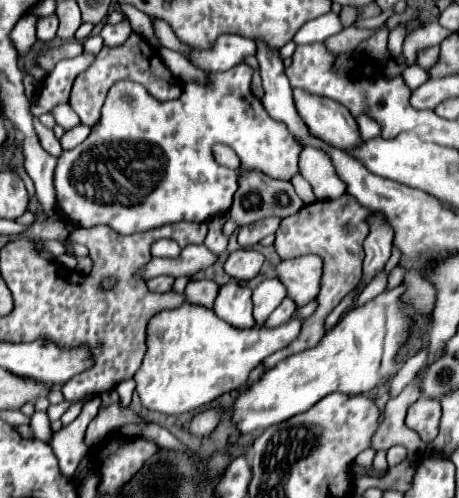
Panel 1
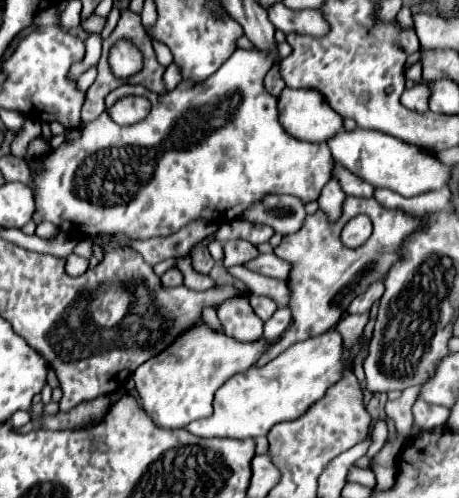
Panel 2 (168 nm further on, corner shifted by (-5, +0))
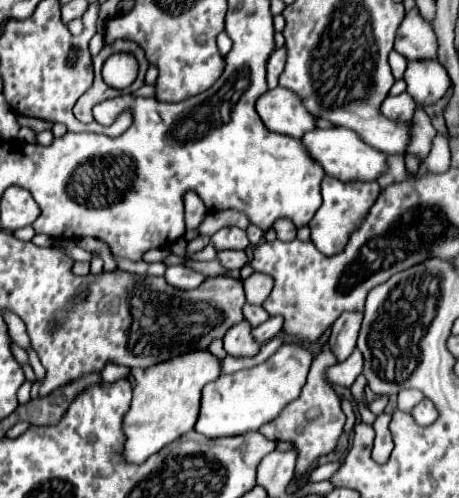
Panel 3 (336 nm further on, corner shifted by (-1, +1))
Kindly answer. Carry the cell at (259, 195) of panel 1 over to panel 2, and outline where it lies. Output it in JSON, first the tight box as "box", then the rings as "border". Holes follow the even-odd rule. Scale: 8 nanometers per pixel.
{"box":[239,195,305,233],"border":[[[265,195],[261,201],[253,203],[253,207],[247,207],[245,213],[239,217],[241,221],[249,223],[261,223],[273,227],[277,233],[293,233],[299,231],[303,219],[305,219],[305,207],[303,201],[293,195]]]}

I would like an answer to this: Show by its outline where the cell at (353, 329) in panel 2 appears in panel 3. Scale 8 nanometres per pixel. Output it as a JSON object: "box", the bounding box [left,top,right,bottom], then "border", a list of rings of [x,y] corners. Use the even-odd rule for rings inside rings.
{"box":[261,346,345,482],"border":[[[323,346],[323,352],[313,360],[311,368],[309,368],[309,376],[305,382],[305,388],[301,390],[299,398],[289,402],[289,406],[285,406],[281,410],[281,414],[277,418],[273,418],[271,422],[267,422],[265,426],[261,426],[261,434],[269,440],[291,440],[295,442],[295,450],[299,452],[297,458],[297,474],[295,474],[295,482],[299,482],[299,478],[307,472],[307,468],[323,454],[329,454],[335,446],[339,436],[343,434],[343,424],[345,424],[345,414],[341,410],[341,402],[335,394],[335,390],[331,388],[331,384],[325,378],[325,370],[329,366],[337,364],[333,358],[333,352],[329,350],[329,346]]]}

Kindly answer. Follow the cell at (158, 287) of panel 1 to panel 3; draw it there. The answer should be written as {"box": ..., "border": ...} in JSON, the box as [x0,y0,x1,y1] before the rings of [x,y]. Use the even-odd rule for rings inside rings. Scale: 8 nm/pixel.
{"box":[165,266,205,290],"border":[[[169,266],[165,272],[165,280],[175,288],[191,290],[191,288],[197,288],[205,280],[205,276],[195,270],[189,270],[185,266]]]}

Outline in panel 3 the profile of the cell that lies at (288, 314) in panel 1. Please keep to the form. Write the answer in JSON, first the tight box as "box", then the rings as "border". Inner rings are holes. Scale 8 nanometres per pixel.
{"box":[253,316,283,344],"border":[[[277,316],[269,318],[269,320],[263,322],[261,326],[253,328],[253,338],[255,338],[255,342],[257,342],[257,344],[269,342],[271,338],[275,338],[275,336],[281,332],[281,326],[283,326],[283,318],[277,318]]]}

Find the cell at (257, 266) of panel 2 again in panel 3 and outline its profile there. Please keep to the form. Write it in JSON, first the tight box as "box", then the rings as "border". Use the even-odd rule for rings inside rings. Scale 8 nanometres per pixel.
{"box":[217,250,247,270],"border":[[[221,250],[221,252],[217,252],[217,258],[219,258],[221,266],[227,270],[237,270],[247,264],[247,256],[243,250]]]}

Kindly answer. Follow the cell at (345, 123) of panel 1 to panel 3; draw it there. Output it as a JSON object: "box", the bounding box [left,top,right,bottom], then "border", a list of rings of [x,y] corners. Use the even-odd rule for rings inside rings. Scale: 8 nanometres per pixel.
{"box":[257,86,315,138],"border":[[[279,86],[257,98],[257,114],[267,130],[287,134],[291,138],[301,138],[305,130],[315,128],[315,118],[305,110],[305,106],[301,106],[297,94]]]}

